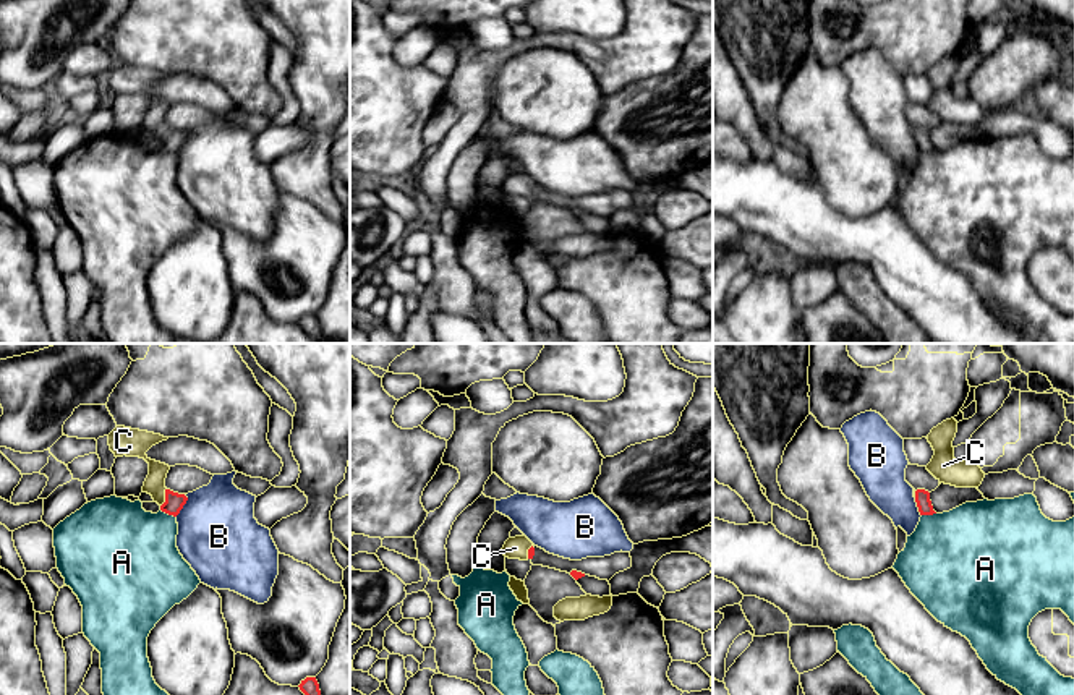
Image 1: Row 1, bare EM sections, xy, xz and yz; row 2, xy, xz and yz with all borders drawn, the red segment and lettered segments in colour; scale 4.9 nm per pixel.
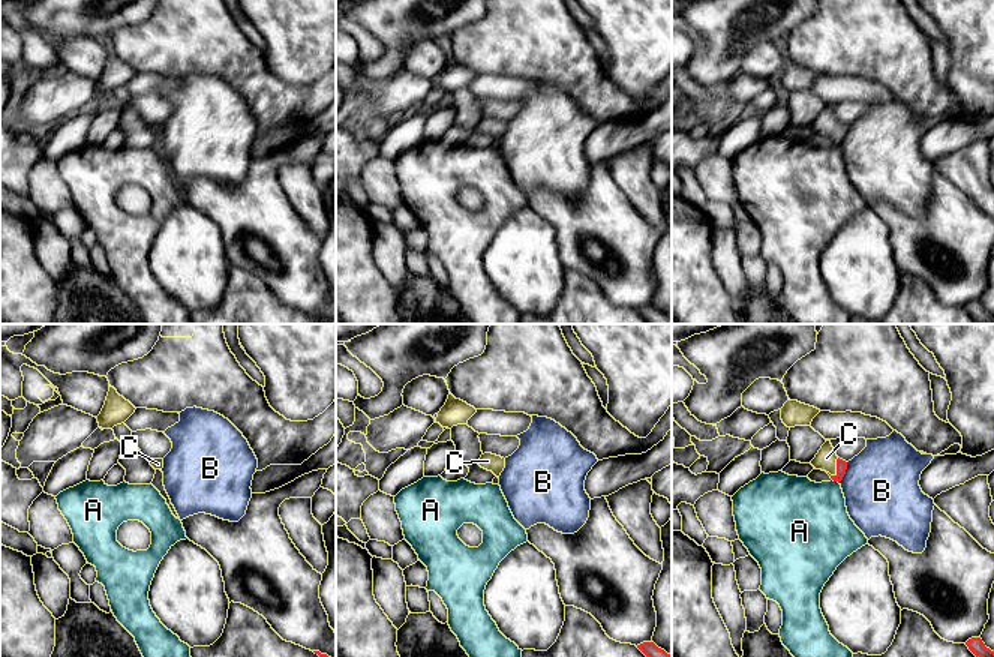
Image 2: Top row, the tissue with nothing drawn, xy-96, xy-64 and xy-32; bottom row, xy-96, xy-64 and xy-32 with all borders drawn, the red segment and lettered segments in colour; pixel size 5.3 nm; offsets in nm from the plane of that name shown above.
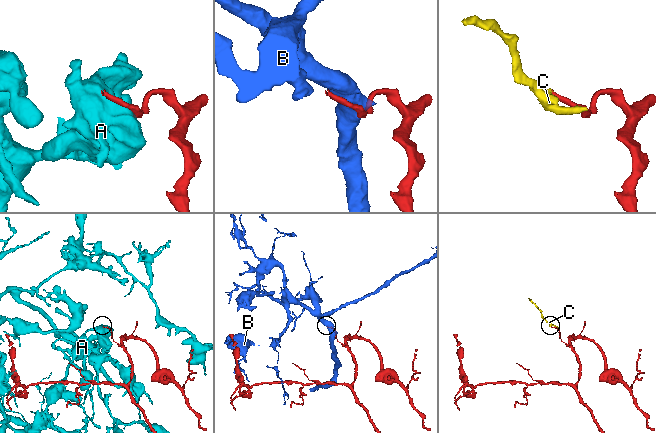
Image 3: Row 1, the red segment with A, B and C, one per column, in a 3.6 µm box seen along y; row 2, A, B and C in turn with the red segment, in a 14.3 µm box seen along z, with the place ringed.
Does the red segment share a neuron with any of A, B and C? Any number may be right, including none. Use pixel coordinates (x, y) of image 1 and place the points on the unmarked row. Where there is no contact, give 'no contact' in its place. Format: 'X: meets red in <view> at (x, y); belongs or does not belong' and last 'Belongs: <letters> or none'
A: meets red in xy at (169, 151); does not belong
B: meets red in xy at (183, 141); does not belong
C: meets red in xy at (166, 135); belongs
Belongs: C

